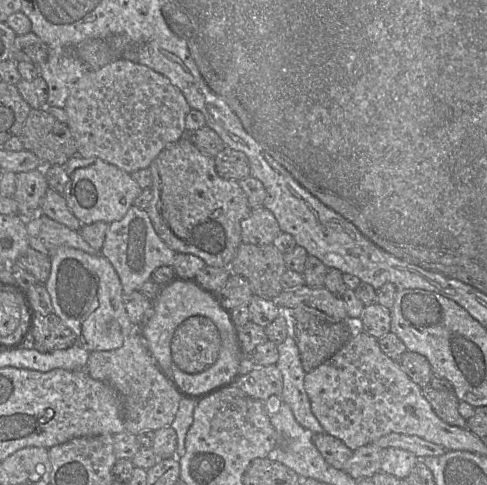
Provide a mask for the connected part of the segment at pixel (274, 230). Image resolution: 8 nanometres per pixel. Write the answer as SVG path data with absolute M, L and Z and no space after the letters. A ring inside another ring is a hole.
M264 206L251 208L242 220L241 240L244 243L267 245L282 232L274 214Z

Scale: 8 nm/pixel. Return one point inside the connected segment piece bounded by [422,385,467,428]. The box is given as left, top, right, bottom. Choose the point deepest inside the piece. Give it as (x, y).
(444, 403)

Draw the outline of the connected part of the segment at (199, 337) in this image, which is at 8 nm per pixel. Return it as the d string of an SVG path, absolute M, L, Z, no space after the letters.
M192 315L176 328L171 340L171 357L183 372L197 374L212 366L220 353L218 328L208 317Z

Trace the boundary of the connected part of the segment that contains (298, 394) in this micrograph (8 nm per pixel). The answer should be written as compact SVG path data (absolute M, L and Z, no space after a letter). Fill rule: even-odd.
M293 334L277 345L278 360L275 365L283 378L281 401L286 403L296 421L314 434L324 433L324 429L313 415L309 397L304 389L304 371L299 350Z

